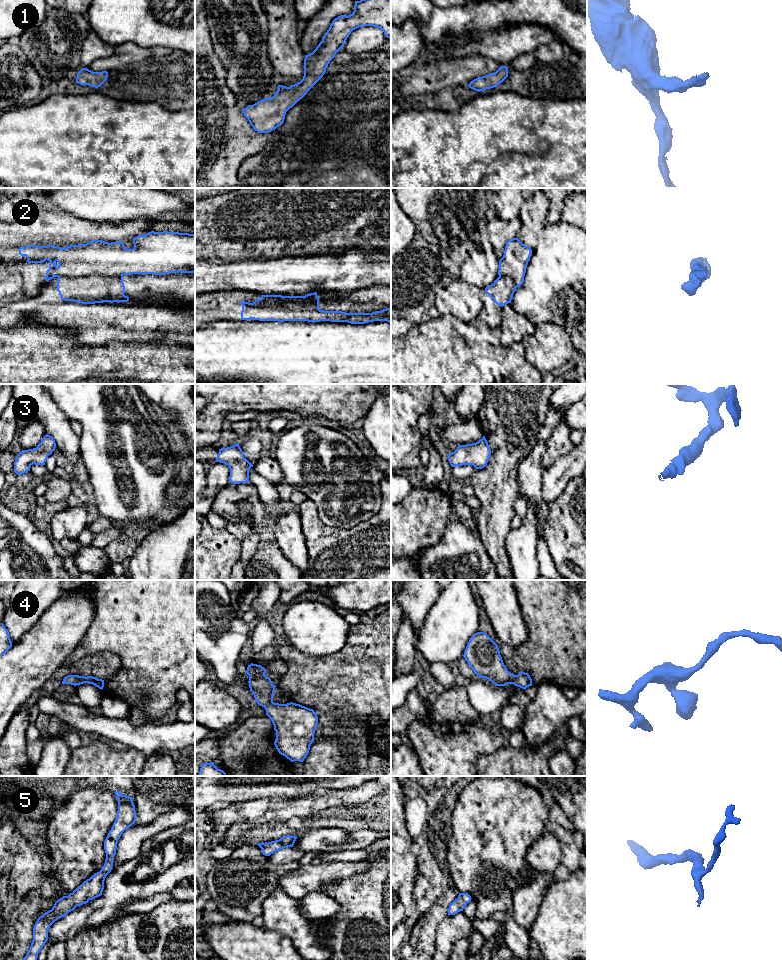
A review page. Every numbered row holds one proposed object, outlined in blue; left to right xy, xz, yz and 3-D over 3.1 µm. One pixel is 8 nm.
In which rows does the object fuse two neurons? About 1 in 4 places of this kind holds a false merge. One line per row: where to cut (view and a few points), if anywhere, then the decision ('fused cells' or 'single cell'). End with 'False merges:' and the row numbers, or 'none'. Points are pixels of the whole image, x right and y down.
1: cut none; single cell
2: cut xy (122, 275), (58, 277); fused cells
3: cut none; single cell
4: cut none; single cell
5: cut none; single cell
False merges: 2

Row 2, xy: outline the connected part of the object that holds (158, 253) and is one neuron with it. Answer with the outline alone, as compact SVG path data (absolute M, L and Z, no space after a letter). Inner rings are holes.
M154 232L133 239L134 248L126 249L124 243L93 240L86 244L60 248L55 245L29 245L19 248L19 254L27 257L28 263L50 261L45 280L54 277L88 277L103 275L116 277L131 274L165 275L169 273L195 273L195 234L179 232Z

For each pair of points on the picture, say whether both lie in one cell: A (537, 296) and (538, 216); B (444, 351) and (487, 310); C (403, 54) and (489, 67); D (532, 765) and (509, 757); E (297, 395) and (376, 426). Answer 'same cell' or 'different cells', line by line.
A: different cells
B: different cells
C: different cells
D: same cell
E: different cells

